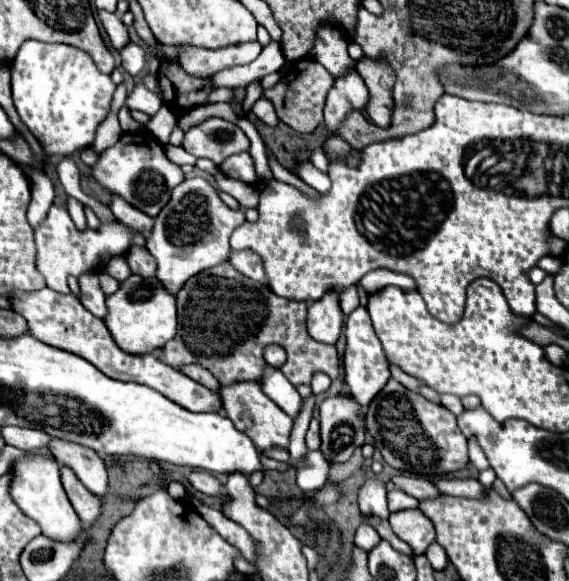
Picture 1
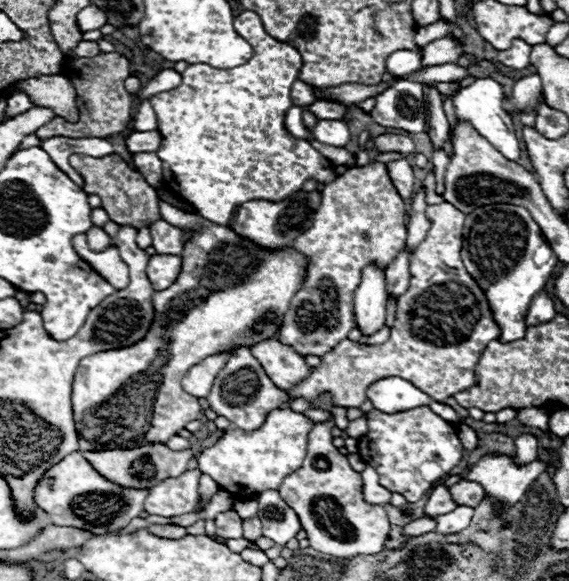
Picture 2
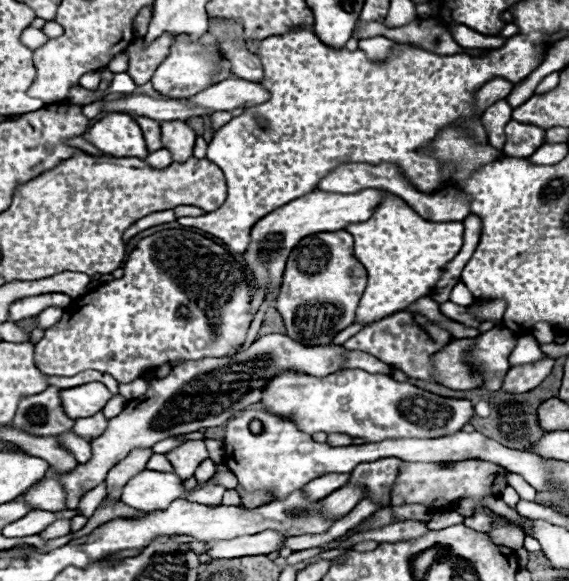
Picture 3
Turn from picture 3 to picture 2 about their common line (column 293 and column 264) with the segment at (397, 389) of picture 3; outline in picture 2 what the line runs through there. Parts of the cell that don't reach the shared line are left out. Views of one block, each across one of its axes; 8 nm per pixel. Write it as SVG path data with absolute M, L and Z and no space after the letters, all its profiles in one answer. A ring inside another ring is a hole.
M244 346L230 354L226 366L218 372L218 376L214 380L212 392L208 394L210 408L218 416L228 418L234 426L244 428L244 430L254 430L254 428L262 426L268 412L280 408L288 400L290 400L290 396L274 386L274 382L266 376L266 372L258 364L258 360Z

